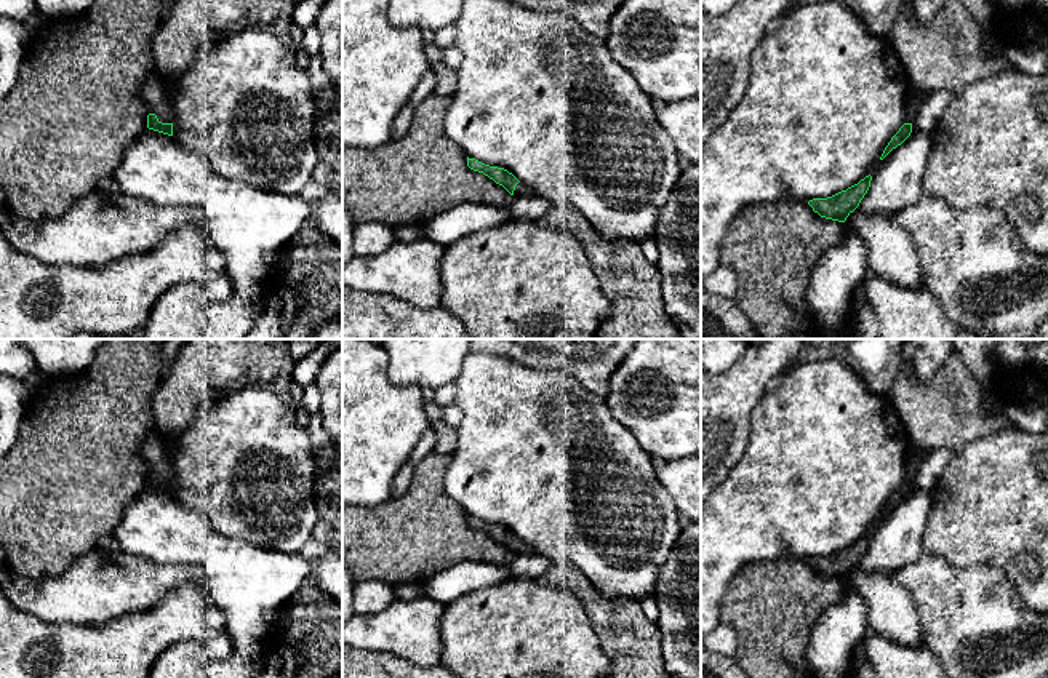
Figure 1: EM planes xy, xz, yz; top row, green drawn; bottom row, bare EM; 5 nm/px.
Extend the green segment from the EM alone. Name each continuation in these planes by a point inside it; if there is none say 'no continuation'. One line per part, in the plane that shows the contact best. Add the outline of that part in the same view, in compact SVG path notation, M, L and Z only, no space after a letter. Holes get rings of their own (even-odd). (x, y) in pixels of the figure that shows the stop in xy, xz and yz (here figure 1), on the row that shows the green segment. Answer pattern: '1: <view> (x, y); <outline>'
1: xy (156, 93); M152 70L141 91L139 98L144 101L147 112L155 114L158 122L173 123L173 99L166 80Z

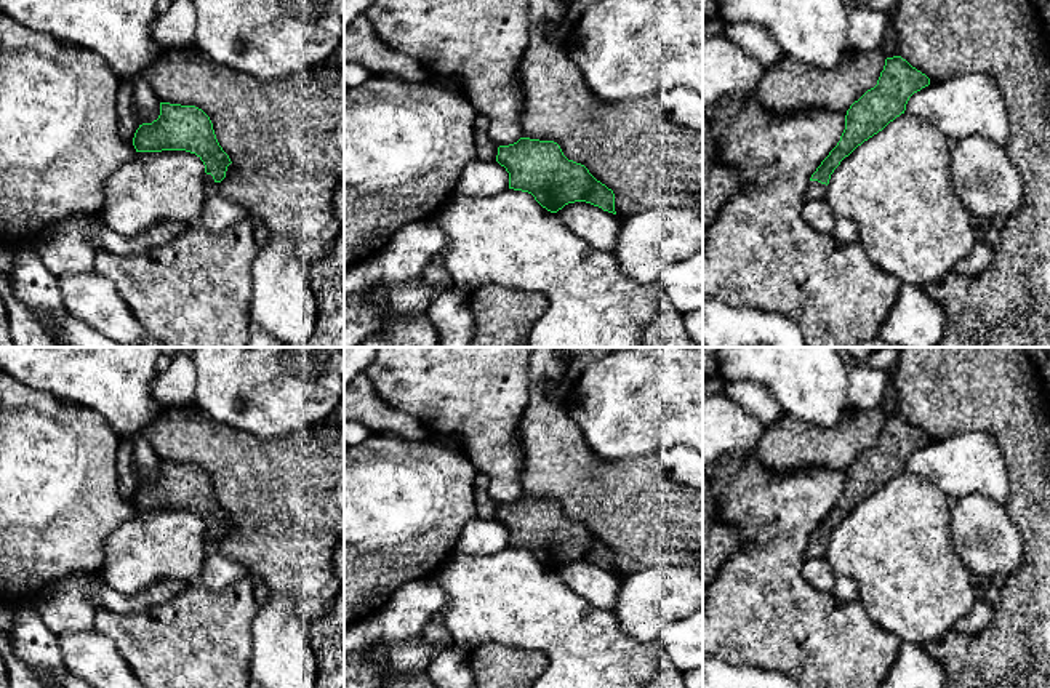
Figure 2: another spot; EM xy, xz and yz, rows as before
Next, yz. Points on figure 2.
1: yz (815, 189); M810 181L807 189L807 200L826 198L828 186L818 181Z

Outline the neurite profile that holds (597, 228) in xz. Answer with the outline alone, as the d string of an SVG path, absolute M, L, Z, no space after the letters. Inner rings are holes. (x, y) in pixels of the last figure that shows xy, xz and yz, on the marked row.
M586 202L565 205L557 211L560 221L581 240L603 253L613 253L623 218Z

